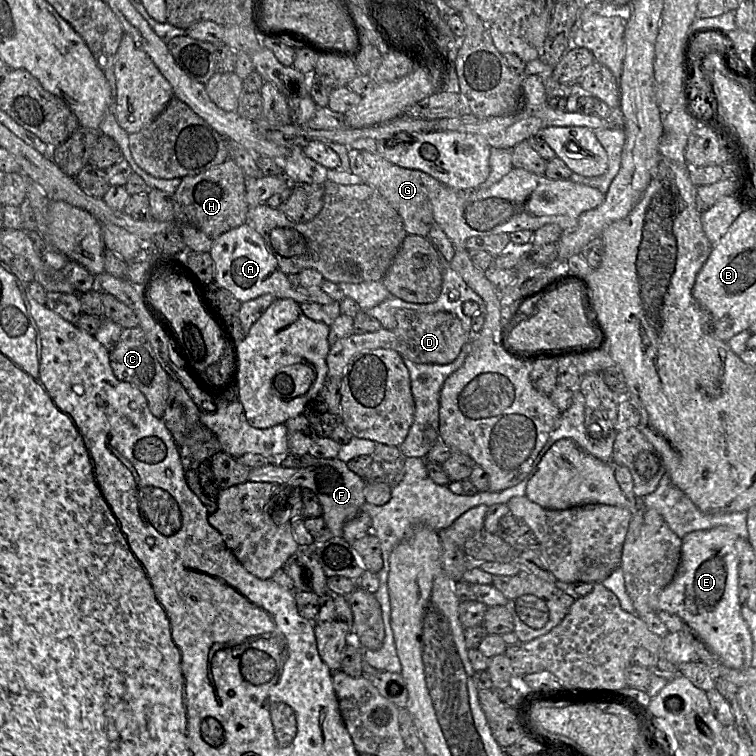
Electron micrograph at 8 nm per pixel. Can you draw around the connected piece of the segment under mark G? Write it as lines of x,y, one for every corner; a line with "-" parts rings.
349,149
349,170
359,176
364,184
377,190
393,207
402,219
407,234
428,237
434,222
431,208
433,199
443,184
420,170
413,170
395,165
377,153
367,150

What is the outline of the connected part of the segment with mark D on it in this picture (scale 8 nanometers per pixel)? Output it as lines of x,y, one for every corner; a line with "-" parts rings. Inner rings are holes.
399,308
395,311
394,317
397,321
395,329
387,330
382,327
375,332
353,333
330,346
326,357
328,377
341,378
346,366
356,354
378,348
395,350
403,359
417,364
449,364
459,356
463,347
474,336
467,333
459,318
449,312
423,313

